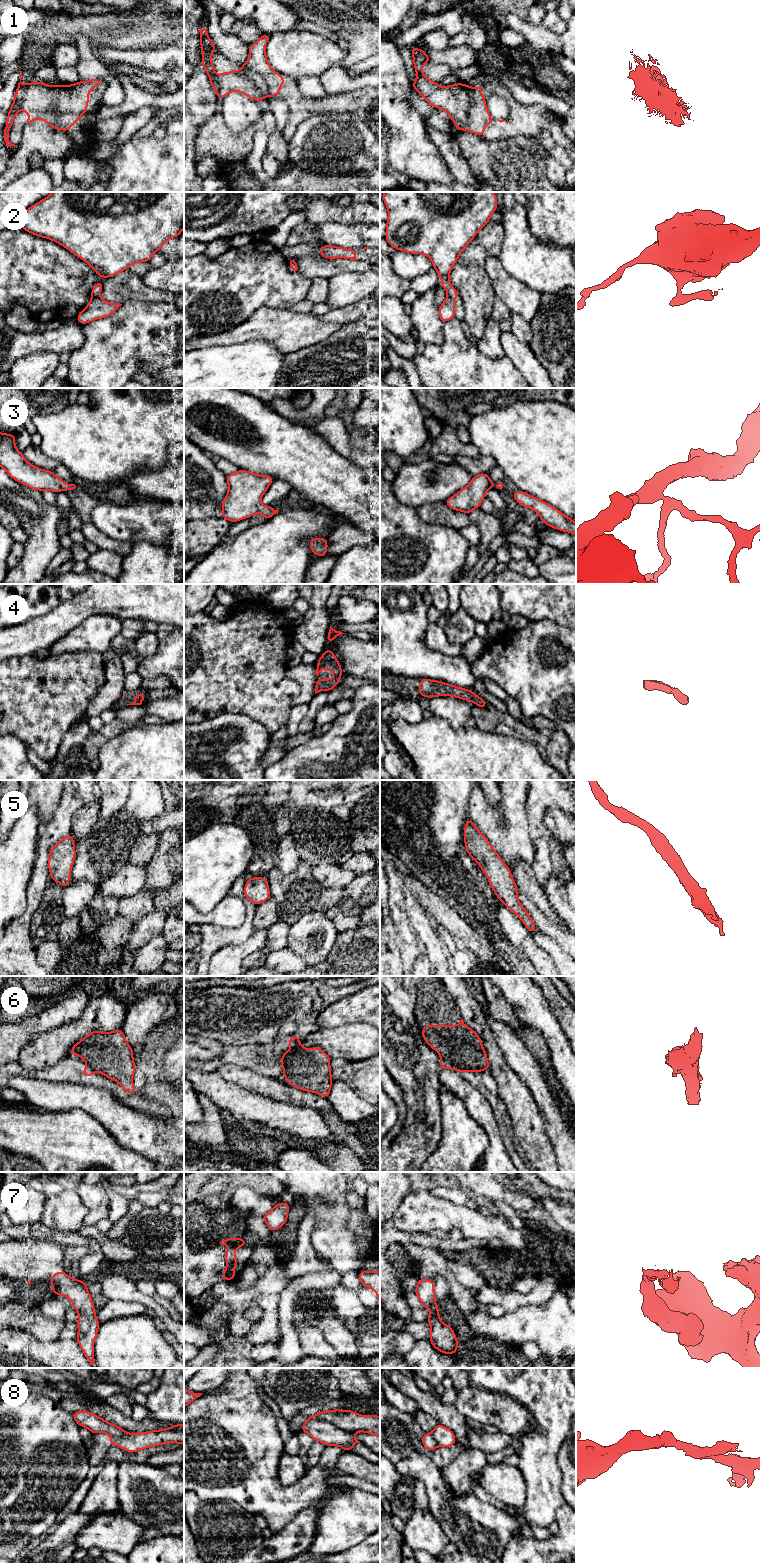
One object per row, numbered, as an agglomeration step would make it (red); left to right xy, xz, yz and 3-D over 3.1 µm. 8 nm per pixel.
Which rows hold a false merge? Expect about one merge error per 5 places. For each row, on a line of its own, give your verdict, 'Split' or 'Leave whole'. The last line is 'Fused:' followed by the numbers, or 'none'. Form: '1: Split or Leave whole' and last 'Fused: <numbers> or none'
1: Leave whole
2: Split
3: Leave whole
4: Leave whole
5: Leave whole
6: Leave whole
7: Leave whole
8: Split
Fused: 2, 8

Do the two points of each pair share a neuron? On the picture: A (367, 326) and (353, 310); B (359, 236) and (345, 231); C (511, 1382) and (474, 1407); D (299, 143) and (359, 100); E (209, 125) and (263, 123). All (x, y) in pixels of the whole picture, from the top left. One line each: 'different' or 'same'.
A: different
B: same
C: different
D: different
E: same

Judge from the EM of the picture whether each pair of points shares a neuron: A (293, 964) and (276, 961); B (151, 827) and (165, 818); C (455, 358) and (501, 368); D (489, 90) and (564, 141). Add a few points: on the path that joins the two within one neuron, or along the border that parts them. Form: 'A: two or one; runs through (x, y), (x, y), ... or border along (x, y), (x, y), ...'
A: one; runs through (289, 961), (280, 961)
B: one; runs through (154, 825), (162, 821)
C: one; runs through (466, 363), (478, 363), (483, 368), (490, 368)
D: one; runs through (508, 97), (529, 119), (543, 119), (546, 122)

